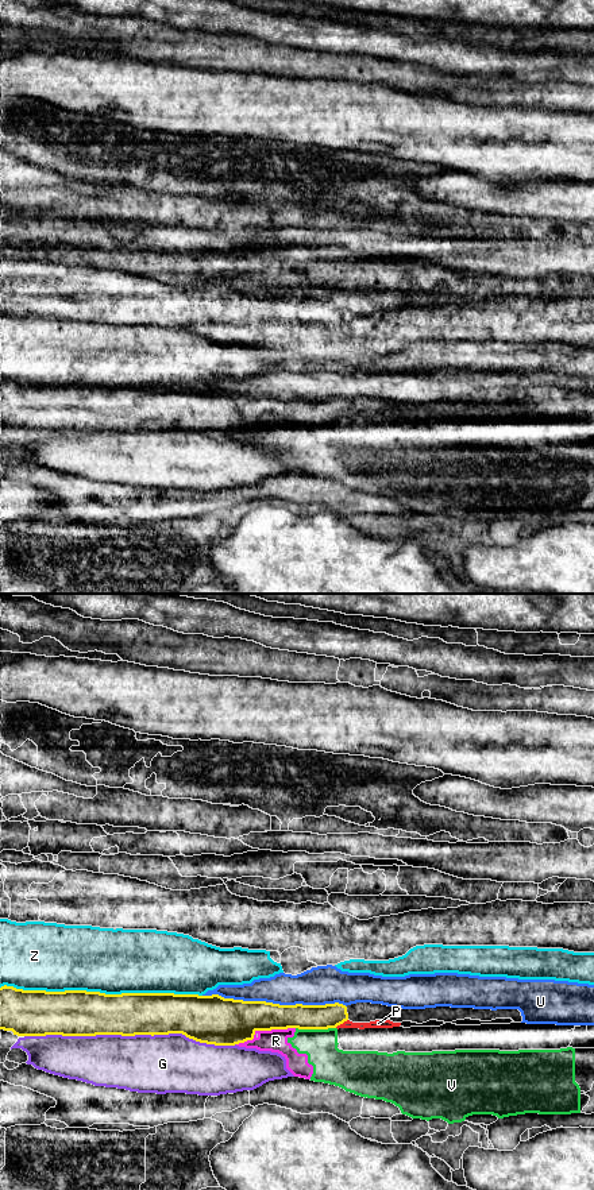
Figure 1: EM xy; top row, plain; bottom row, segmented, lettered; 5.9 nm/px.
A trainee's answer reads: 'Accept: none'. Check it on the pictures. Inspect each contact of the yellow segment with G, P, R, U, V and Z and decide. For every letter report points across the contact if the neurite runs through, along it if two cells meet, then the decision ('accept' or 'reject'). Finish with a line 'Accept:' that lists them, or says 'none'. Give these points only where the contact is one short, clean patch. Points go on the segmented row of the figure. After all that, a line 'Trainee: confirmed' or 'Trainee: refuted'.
G: reject
P: border xy (347, 1019), (335, 1027); reject
R: reject
U: reject
V: border xy (296, 1027), (335, 1028); reject
Z: reject
Accept: none
Trainee: confirmed

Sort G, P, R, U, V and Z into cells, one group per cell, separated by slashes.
G / P R V / U / Z

